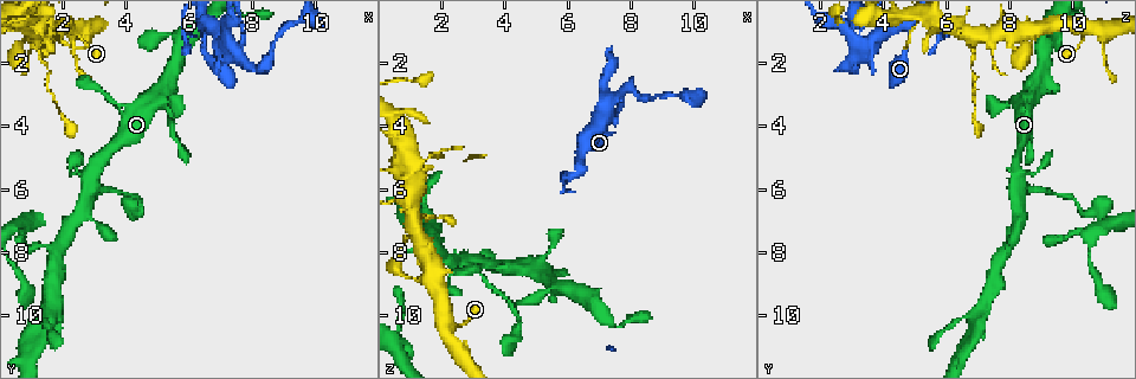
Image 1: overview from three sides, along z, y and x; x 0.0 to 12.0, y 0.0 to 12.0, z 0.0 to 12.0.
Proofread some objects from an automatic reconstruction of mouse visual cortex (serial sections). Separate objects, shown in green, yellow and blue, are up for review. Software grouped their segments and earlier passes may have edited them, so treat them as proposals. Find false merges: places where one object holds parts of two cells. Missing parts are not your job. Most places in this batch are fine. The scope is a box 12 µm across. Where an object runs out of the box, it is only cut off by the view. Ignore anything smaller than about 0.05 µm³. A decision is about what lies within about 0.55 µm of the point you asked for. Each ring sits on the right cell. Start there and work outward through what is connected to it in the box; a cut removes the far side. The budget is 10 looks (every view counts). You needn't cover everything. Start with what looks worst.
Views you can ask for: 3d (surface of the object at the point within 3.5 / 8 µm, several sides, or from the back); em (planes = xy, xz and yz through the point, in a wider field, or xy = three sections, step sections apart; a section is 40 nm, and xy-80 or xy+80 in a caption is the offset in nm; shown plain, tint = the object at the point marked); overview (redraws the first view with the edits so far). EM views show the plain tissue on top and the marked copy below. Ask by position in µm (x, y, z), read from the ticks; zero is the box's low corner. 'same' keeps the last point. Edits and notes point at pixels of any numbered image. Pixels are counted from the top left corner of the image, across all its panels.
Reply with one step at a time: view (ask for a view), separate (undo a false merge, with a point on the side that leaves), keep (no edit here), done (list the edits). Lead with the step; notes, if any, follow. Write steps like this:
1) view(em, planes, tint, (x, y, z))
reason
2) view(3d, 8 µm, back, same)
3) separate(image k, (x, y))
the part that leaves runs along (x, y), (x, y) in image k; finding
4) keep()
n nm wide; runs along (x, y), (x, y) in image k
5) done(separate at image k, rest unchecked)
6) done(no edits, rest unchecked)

view(3d, 3.5 µm, (1.1, 1.1, 6.9))
small branch off a trunk

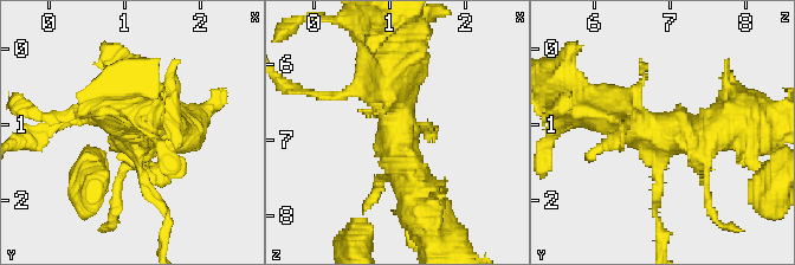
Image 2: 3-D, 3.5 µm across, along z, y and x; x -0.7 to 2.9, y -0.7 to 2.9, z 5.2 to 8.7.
view(em, xy, step 2, tint, (1.05, 1.15, 6.95))

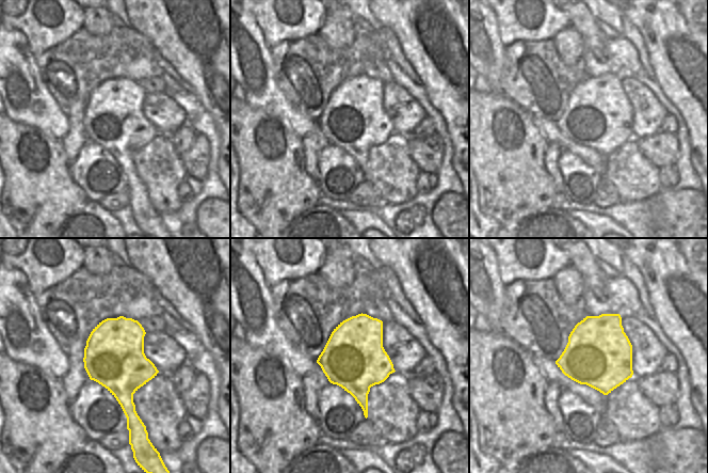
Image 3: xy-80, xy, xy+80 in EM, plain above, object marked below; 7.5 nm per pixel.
keep()
runs along (421, 199), (395, 141), (388, 63) in image 2; continuous, no second cell

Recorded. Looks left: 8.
view(3d, 3.5 µm, (6.5, 0.8, 4.7))
small branch off a trunk

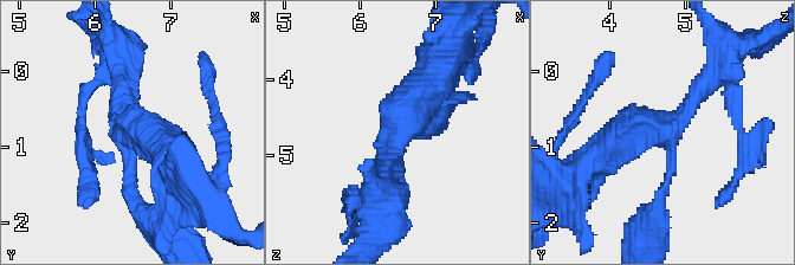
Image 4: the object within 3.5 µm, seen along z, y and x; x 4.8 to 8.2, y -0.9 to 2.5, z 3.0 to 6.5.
view(em, xy, step 5, tint, (6.50, 0.85, 4.75))

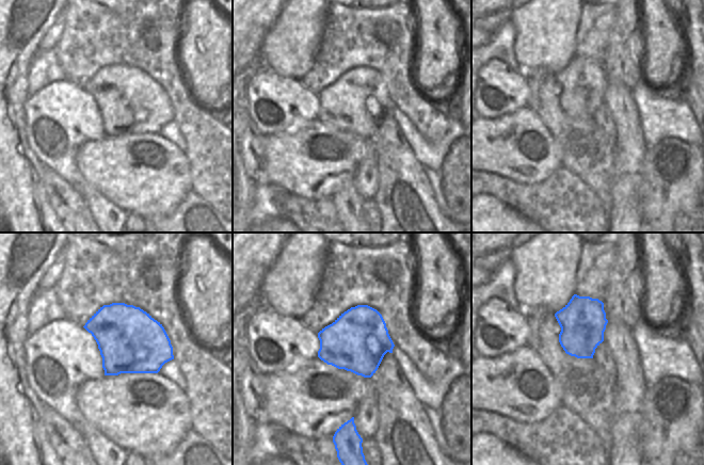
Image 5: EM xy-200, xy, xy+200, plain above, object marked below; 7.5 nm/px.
keep()
runs along (659, 208), (671, 172), (663, 131), (605, 149) in image 4; all the same cell

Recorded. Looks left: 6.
view(3d, 3.5 µm, back, (2.8, 6.1, 8.2))
thin neck

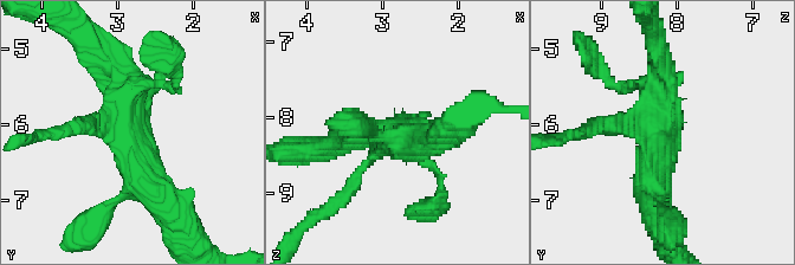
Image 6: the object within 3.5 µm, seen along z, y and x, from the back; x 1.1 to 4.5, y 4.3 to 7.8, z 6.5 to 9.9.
view(em, xy, step 5, tint, (2.85, 6.00, 8.20))

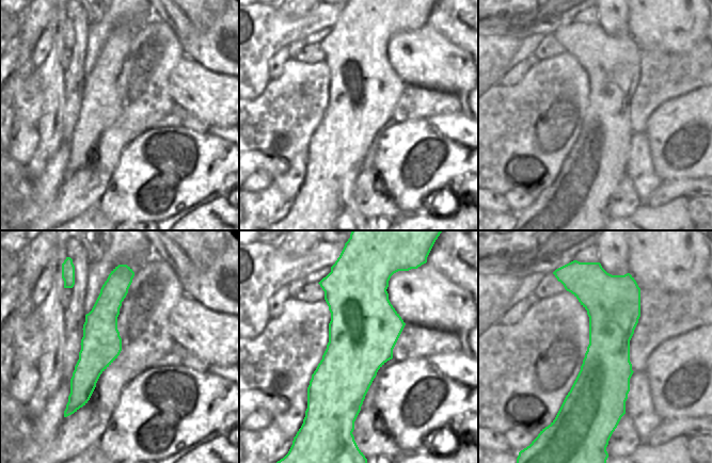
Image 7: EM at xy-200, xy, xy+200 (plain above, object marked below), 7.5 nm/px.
keep()
runs along (120, 284), (81, 402) in image 7; continuous, no second cell

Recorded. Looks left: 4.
view(3d, 3.5 µm, (3.2, 2.9, 8.6))
sudden change in width

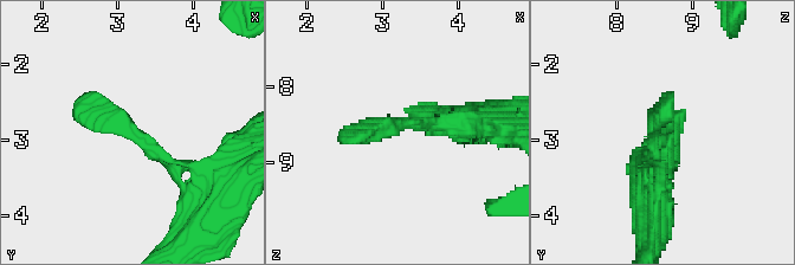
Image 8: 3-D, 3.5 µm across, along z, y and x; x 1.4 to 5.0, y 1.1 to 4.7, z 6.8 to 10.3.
view(em, xy, step 1, tint, (3.20, 2.90, 8.50))

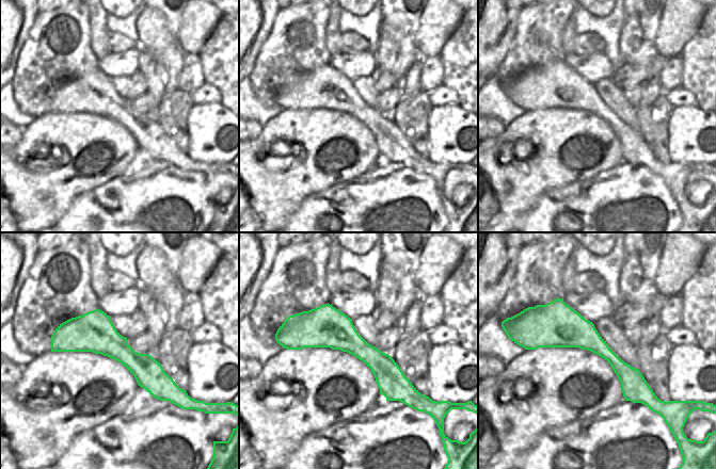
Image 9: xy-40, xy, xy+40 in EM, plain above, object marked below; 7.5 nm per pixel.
keep()
runs along (288, 343), (345, 337), (415, 393) in image 9; all the same cell

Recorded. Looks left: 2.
done(no edits, rest unchecked)

